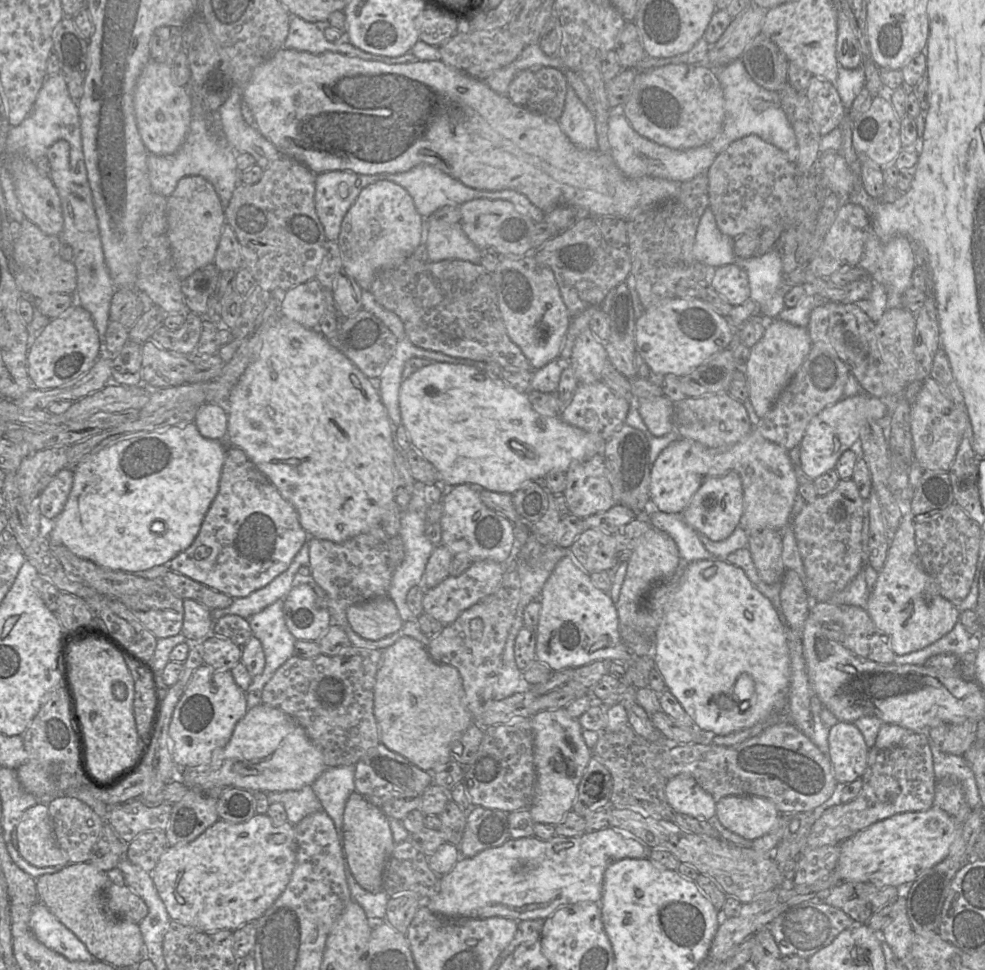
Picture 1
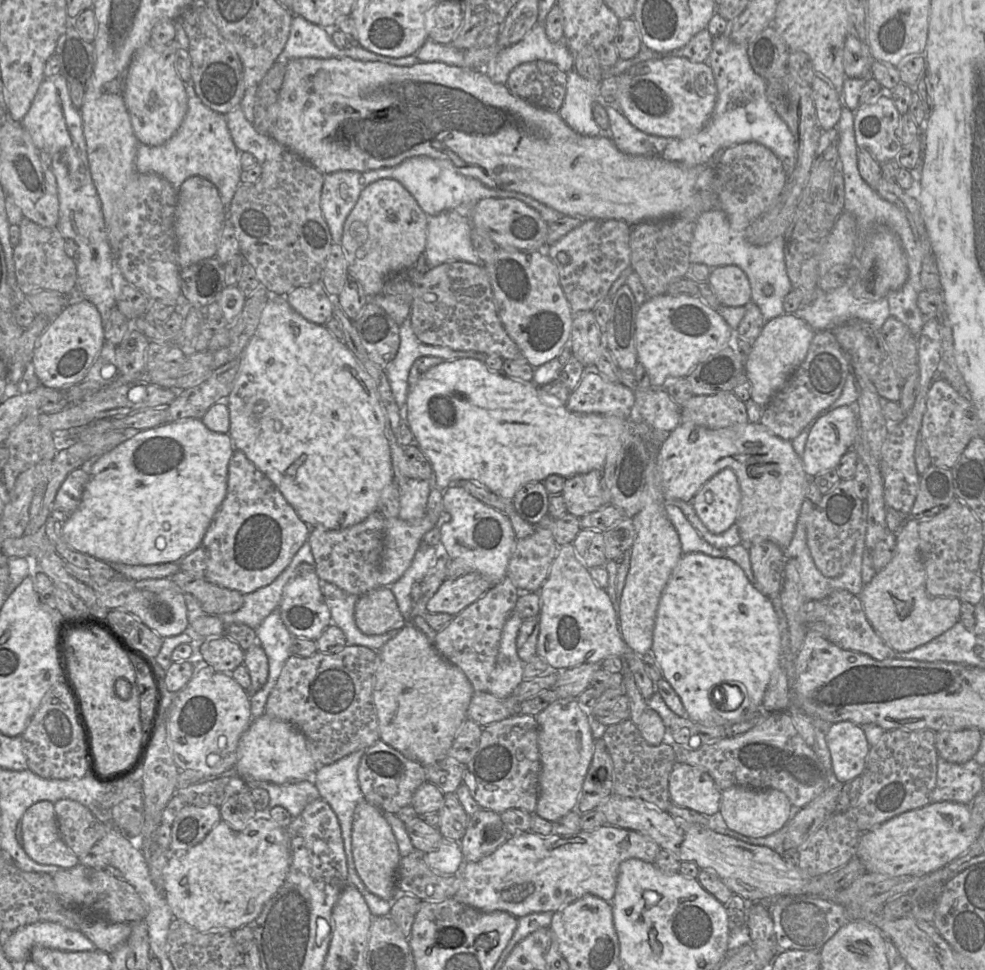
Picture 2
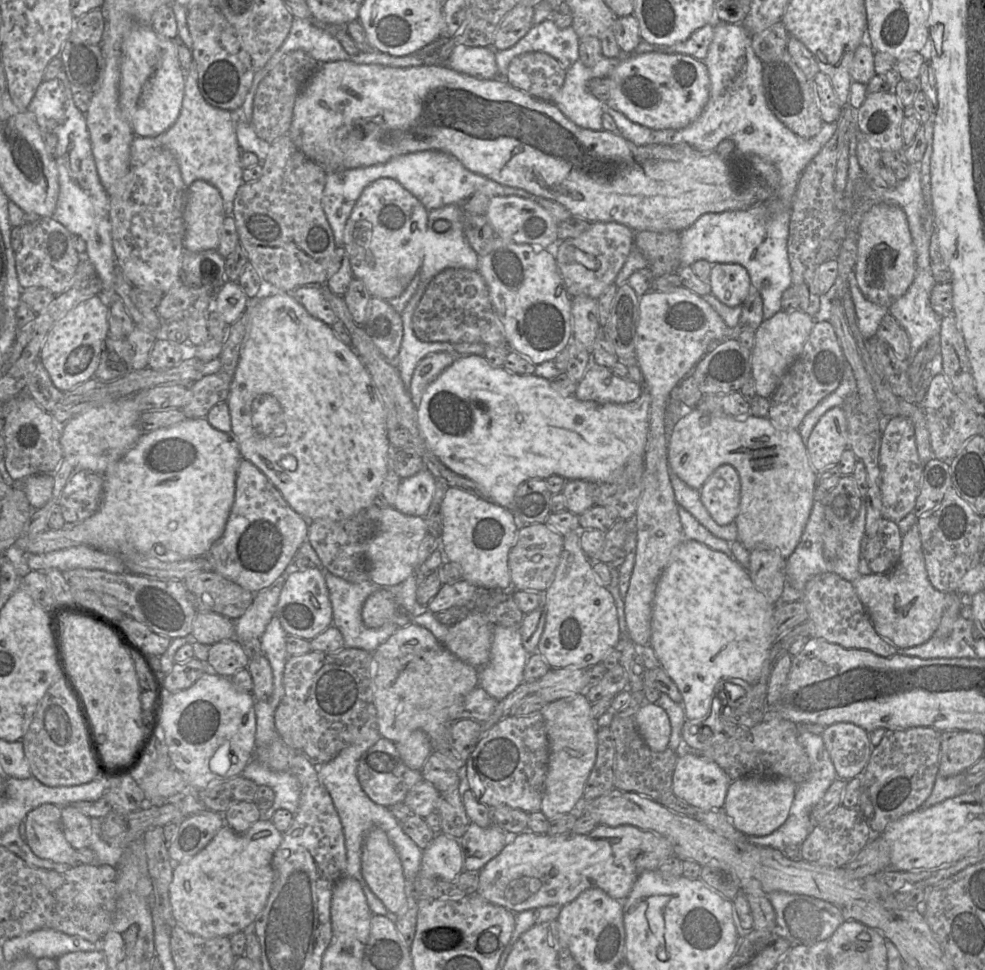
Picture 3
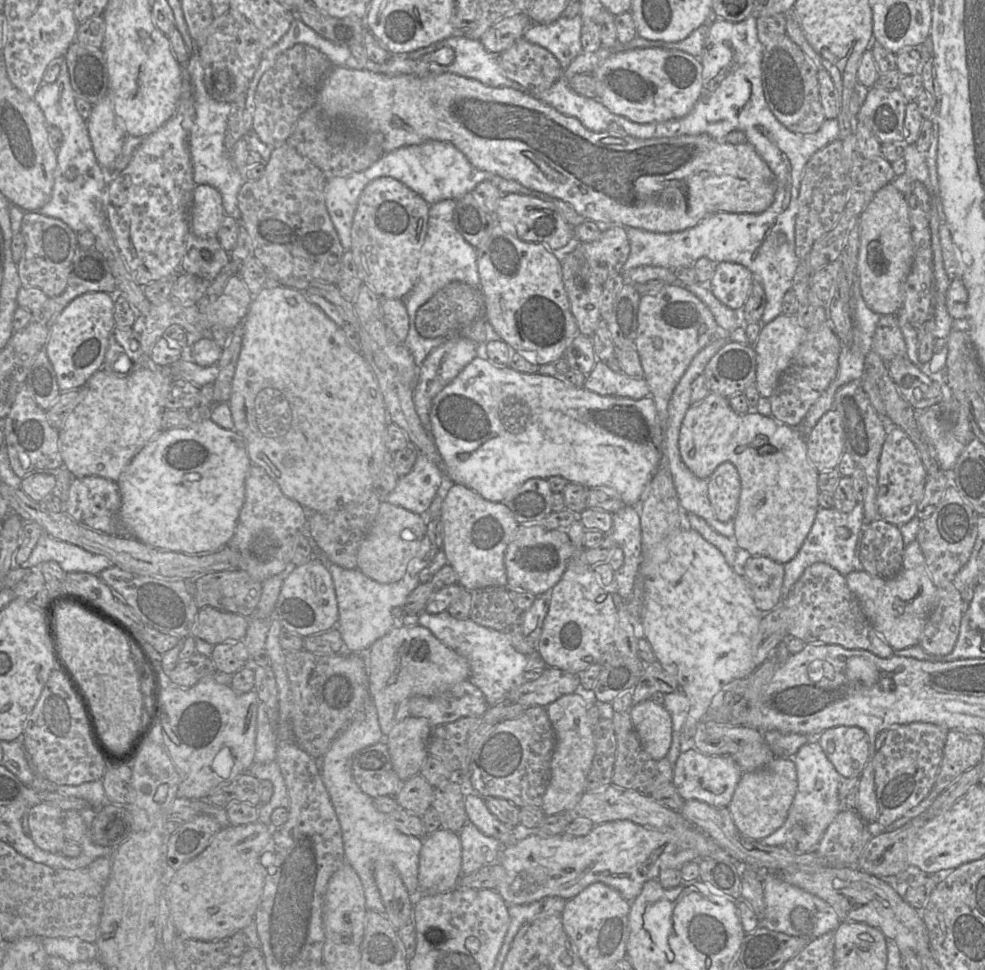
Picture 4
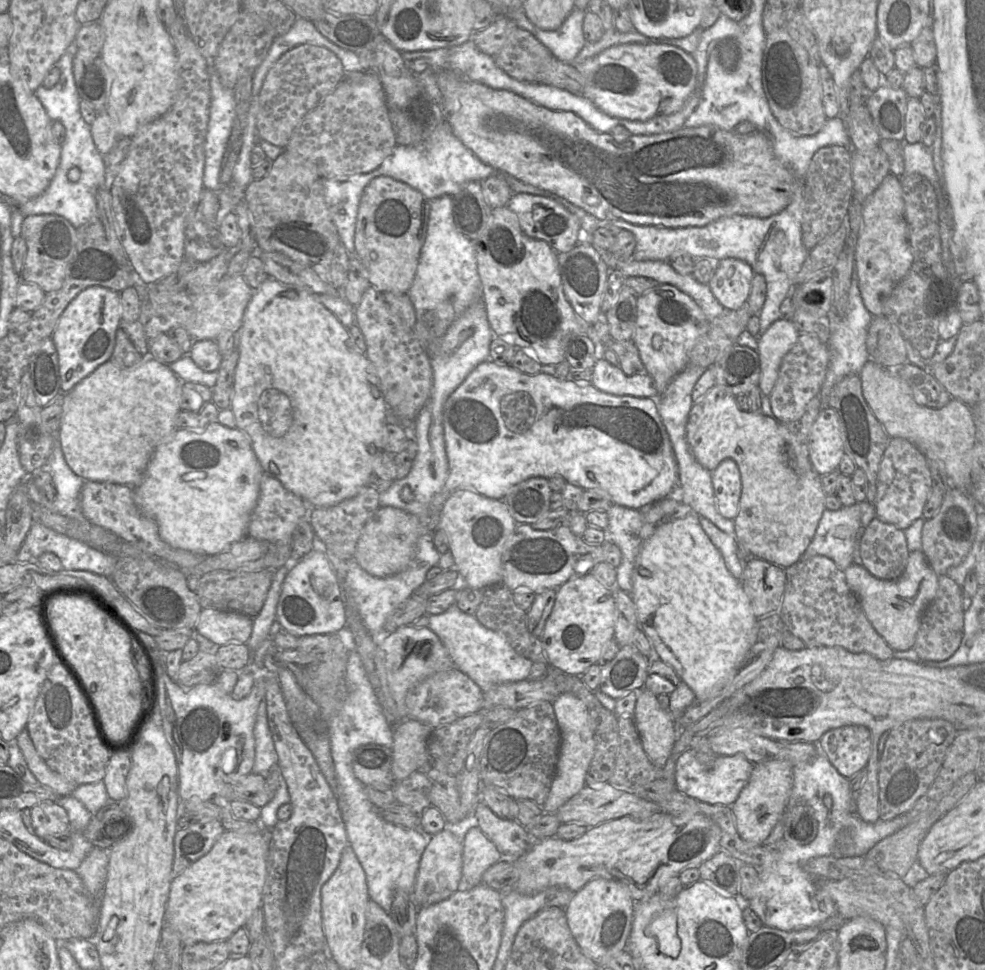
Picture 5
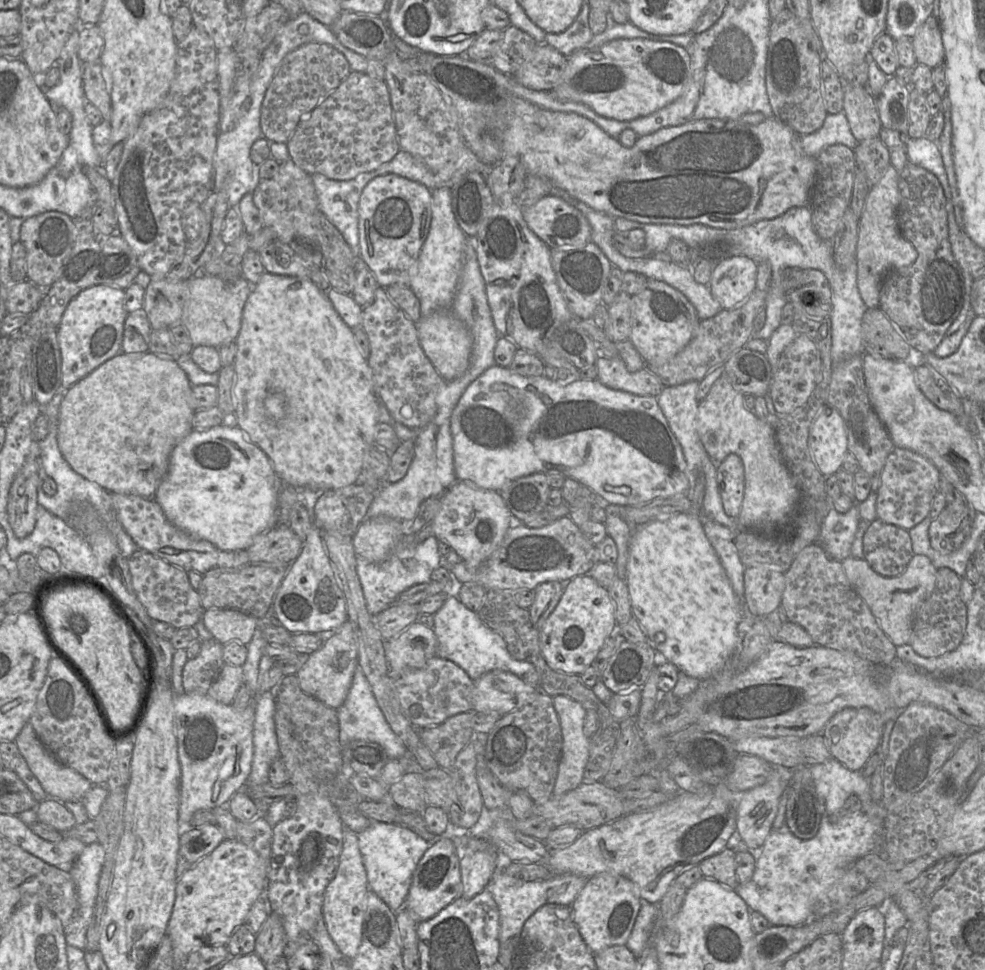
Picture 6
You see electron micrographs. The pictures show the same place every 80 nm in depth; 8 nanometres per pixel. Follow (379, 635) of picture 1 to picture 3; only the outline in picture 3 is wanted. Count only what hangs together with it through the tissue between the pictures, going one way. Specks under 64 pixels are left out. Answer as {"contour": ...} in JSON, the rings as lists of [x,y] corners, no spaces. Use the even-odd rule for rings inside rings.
{"contour":[[[387,588],[372,593],[364,602],[361,617],[367,628],[376,629],[387,623],[405,627],[412,619],[398,607],[393,594]]]}

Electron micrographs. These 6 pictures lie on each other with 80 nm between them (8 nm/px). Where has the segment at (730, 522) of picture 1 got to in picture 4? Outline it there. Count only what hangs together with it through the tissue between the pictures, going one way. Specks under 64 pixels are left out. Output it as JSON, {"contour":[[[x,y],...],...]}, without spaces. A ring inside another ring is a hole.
{"contour":[[[730,462],[720,464],[707,479],[708,498],[715,516],[721,522],[734,519],[741,495],[741,480]]]}

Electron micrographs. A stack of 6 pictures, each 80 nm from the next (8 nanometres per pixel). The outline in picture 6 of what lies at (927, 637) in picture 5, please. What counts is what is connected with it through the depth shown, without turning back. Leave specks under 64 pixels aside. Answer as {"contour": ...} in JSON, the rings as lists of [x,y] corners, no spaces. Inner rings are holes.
{"contour":[[[938,569],[935,587],[917,609],[912,626],[909,643],[919,656],[940,657],[961,644],[967,627],[967,605],[961,599],[961,584],[962,578],[953,570]]]}

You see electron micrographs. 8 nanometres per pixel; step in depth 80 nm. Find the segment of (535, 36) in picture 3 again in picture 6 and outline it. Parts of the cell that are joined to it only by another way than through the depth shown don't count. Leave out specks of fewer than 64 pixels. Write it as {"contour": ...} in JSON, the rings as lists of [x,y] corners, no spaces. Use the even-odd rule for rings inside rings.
{"contour":[[[585,2],[571,26],[561,33],[547,33],[545,44],[552,46],[565,57],[577,50],[586,48],[594,36],[589,27],[590,9],[591,7]]]}

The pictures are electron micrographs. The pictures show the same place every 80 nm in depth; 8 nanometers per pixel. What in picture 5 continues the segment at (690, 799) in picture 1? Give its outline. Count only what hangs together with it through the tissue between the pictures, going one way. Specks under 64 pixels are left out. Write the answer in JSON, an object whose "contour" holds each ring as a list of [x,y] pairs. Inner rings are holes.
{"contour":[[[690,747],[677,757],[675,789],[701,802],[730,806],[747,784],[753,767],[754,764],[741,755],[716,756],[712,764],[704,764]]]}

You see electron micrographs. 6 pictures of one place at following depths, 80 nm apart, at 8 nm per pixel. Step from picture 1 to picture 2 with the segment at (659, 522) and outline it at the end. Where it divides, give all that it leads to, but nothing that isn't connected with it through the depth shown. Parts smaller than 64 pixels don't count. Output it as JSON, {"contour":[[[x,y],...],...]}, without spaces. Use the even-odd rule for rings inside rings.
{"contour":[[[666,502],[665,508],[668,519],[679,535],[683,554],[700,552],[712,557],[726,557],[725,550],[715,548],[701,537],[679,507]]]}

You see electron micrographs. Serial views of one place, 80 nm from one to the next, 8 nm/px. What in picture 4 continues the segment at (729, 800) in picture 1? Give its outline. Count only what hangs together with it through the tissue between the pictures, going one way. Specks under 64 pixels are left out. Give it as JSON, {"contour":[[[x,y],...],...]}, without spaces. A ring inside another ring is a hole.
{"contour":[[[775,757],[760,769],[743,772],[727,806],[735,826],[754,840],[769,836],[784,823],[796,789],[797,774],[791,758]]]}

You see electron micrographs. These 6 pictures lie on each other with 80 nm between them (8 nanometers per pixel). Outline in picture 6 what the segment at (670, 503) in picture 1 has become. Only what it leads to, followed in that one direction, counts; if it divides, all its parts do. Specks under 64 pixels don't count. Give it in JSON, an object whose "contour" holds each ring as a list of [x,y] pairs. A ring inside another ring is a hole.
{"contour":[[[722,375],[698,405],[696,429],[699,438],[716,464],[732,453],[742,459],[745,490],[738,522],[751,530],[769,534],[768,529],[785,526],[795,520],[791,546],[793,554],[797,555],[806,546],[817,542],[821,524],[832,508],[832,501],[827,495],[824,499],[813,499],[801,492],[783,461],[776,441],[775,425],[760,420],[753,411],[746,409],[743,396],[734,389],[726,375]]]}

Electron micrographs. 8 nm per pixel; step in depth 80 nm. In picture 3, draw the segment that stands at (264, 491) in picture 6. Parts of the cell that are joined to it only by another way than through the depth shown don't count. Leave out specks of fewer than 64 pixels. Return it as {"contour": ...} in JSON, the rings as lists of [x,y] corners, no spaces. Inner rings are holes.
{"contour":[[[187,418],[180,423],[166,428],[144,432],[137,443],[104,476],[103,498],[98,510],[89,518],[78,524],[67,524],[61,530],[47,529],[35,536],[22,536],[15,547],[27,555],[46,554],[74,546],[88,546],[97,550],[113,552],[140,552],[152,555],[161,561],[177,561],[185,558],[205,556],[211,546],[223,535],[230,510],[235,497],[236,473],[242,459],[237,439],[232,431],[223,432],[215,429],[205,418]]]}

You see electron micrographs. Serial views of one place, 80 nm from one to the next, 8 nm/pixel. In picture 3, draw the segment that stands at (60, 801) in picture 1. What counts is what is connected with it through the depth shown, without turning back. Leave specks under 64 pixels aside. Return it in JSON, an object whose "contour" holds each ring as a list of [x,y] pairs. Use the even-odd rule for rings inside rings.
{"contour":[[[72,805],[61,807],[62,830],[67,842],[74,849],[89,847],[91,817],[88,817]]]}

